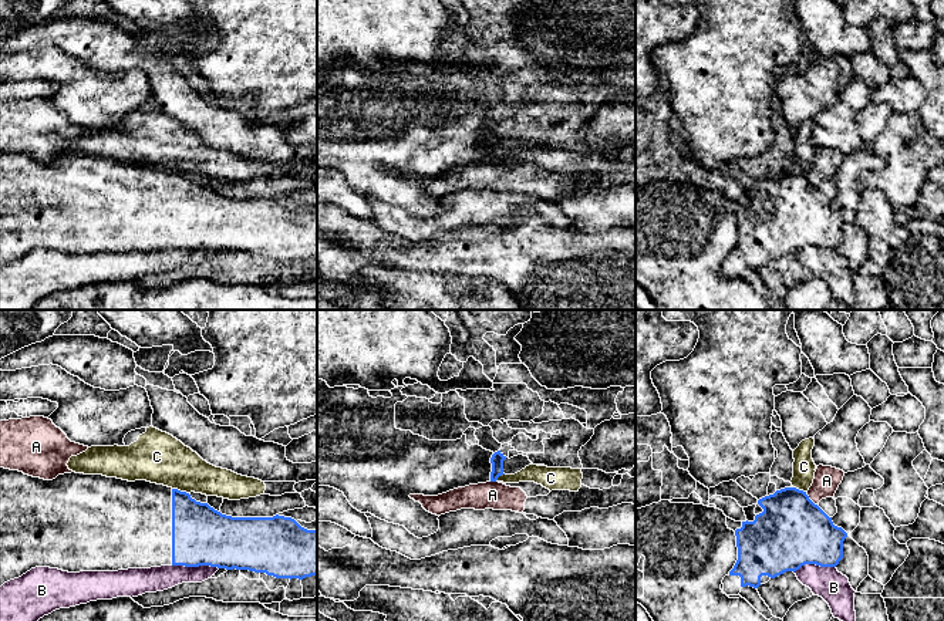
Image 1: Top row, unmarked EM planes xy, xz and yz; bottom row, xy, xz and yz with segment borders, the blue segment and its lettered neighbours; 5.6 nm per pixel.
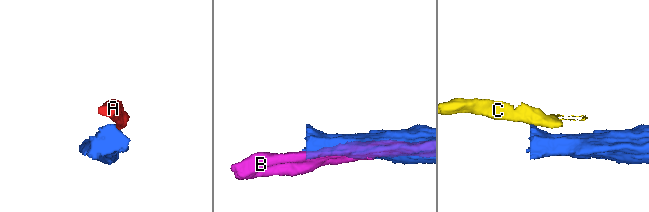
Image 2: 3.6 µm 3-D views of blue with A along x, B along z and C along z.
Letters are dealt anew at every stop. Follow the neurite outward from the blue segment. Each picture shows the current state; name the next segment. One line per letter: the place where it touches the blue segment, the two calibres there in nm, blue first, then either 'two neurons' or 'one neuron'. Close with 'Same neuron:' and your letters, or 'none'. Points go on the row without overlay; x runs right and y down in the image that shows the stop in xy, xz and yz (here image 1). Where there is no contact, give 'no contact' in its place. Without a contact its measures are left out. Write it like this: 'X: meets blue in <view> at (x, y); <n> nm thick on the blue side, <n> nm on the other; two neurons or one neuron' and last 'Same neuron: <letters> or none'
A: meets blue in yz at (811, 182); 400 nm thick on the blue side, 150 nm on the other; two neurons
B: meets blue in xy at (195, 247); 340 nm thick on the blue side, 140 nm on the other; two neurons
C: meets blue in xy at (181, 174); 320 nm thick on the blue side, 300 nm on the other; two neurons
Same neuron: none

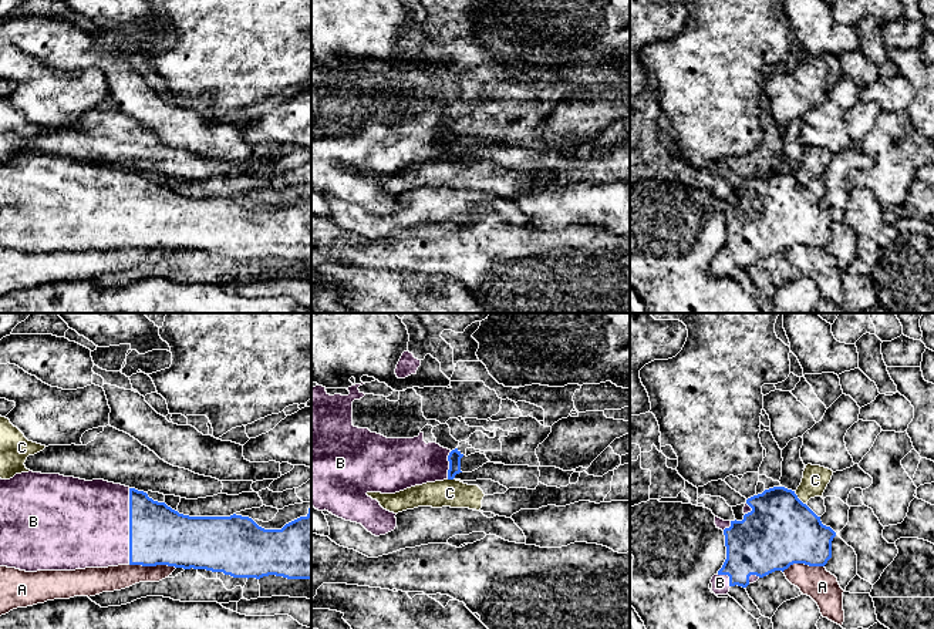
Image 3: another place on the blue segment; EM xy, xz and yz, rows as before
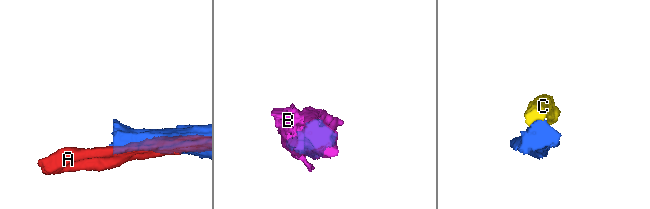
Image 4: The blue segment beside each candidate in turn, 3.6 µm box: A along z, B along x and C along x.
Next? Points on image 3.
A: meets blue in xy at (152, 246); 340 nm thick on the blue side, 140 nm on the other; two neurons
B: meets blue in xy at (130, 207); 340 nm thick on the blue side, 500 nm on the other; one neuron
C: meets blue in yz at (799, 181); 400 nm thick on the blue side, 150 nm on the other; two neurons
Same neuron: B

